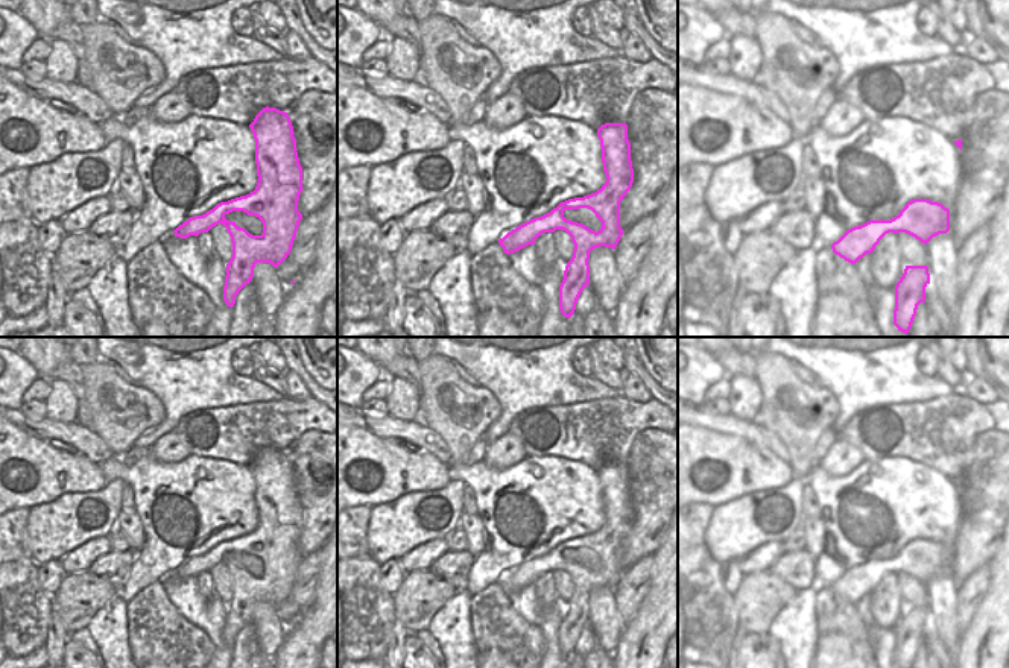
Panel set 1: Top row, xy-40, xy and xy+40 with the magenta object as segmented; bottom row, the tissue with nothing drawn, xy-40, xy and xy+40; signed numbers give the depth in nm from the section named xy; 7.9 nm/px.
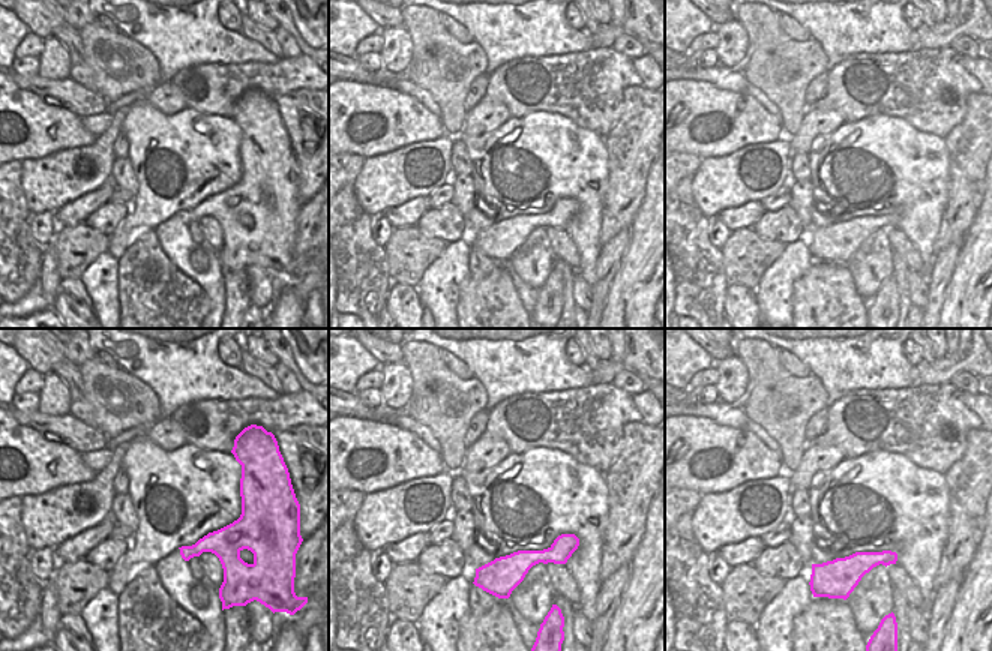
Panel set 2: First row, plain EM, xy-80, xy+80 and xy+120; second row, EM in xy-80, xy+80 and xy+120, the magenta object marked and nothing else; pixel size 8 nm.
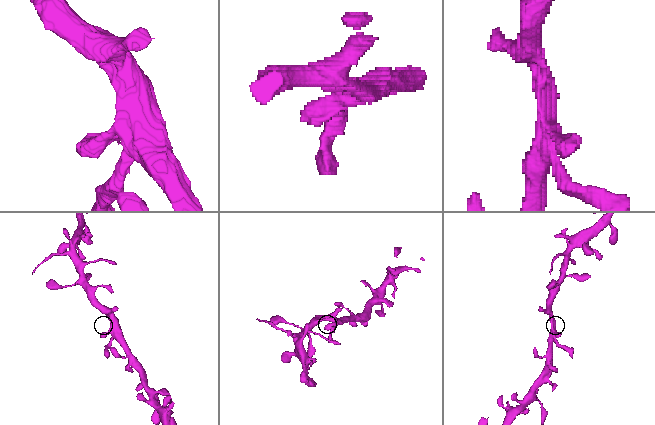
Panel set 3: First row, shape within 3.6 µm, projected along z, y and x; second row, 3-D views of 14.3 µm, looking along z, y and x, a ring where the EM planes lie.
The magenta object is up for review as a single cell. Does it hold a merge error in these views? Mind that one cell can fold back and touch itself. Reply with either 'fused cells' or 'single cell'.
single cell

